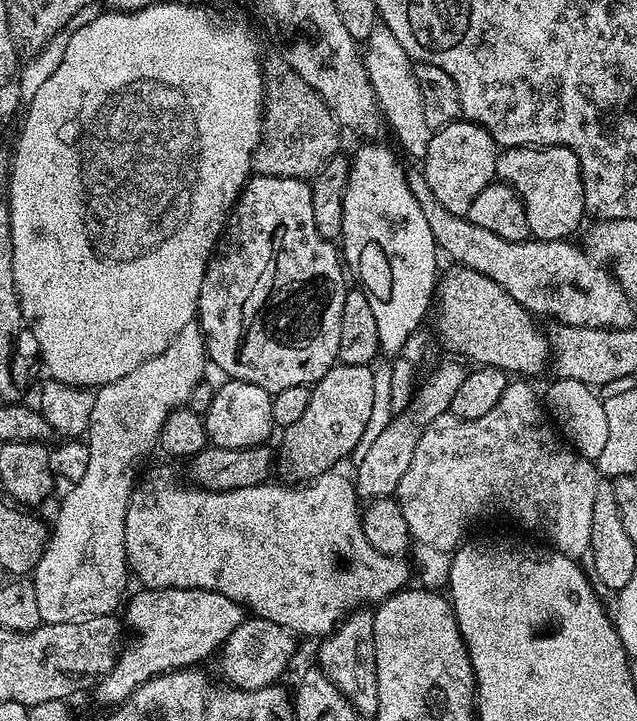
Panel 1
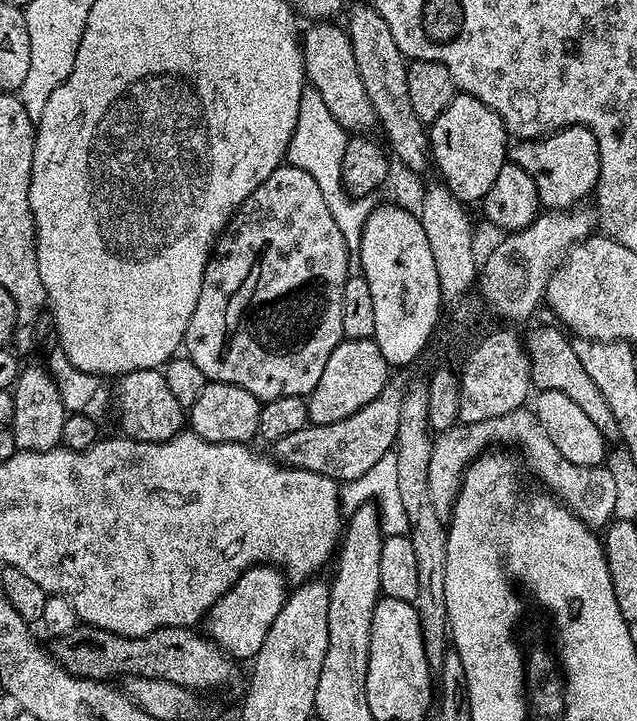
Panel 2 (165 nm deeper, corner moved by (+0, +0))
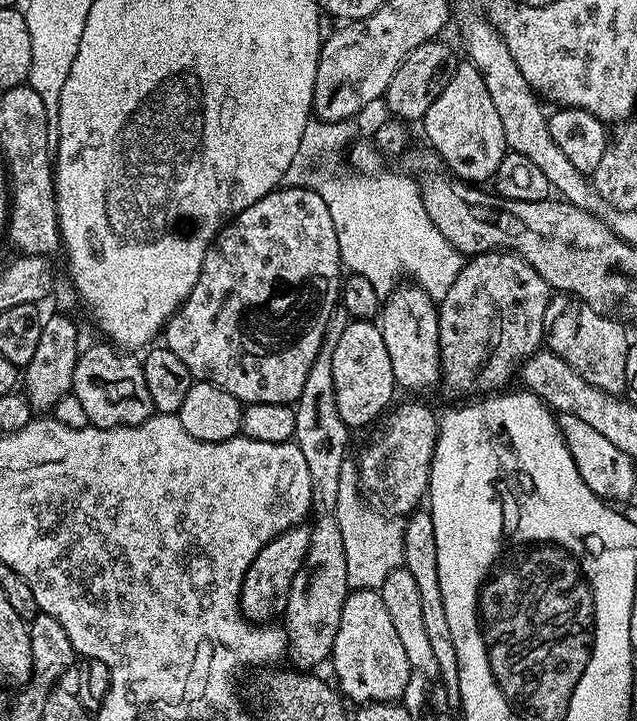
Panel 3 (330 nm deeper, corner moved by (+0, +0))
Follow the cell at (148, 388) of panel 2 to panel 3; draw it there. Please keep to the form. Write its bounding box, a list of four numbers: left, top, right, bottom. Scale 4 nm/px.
[71,343,154,428]

